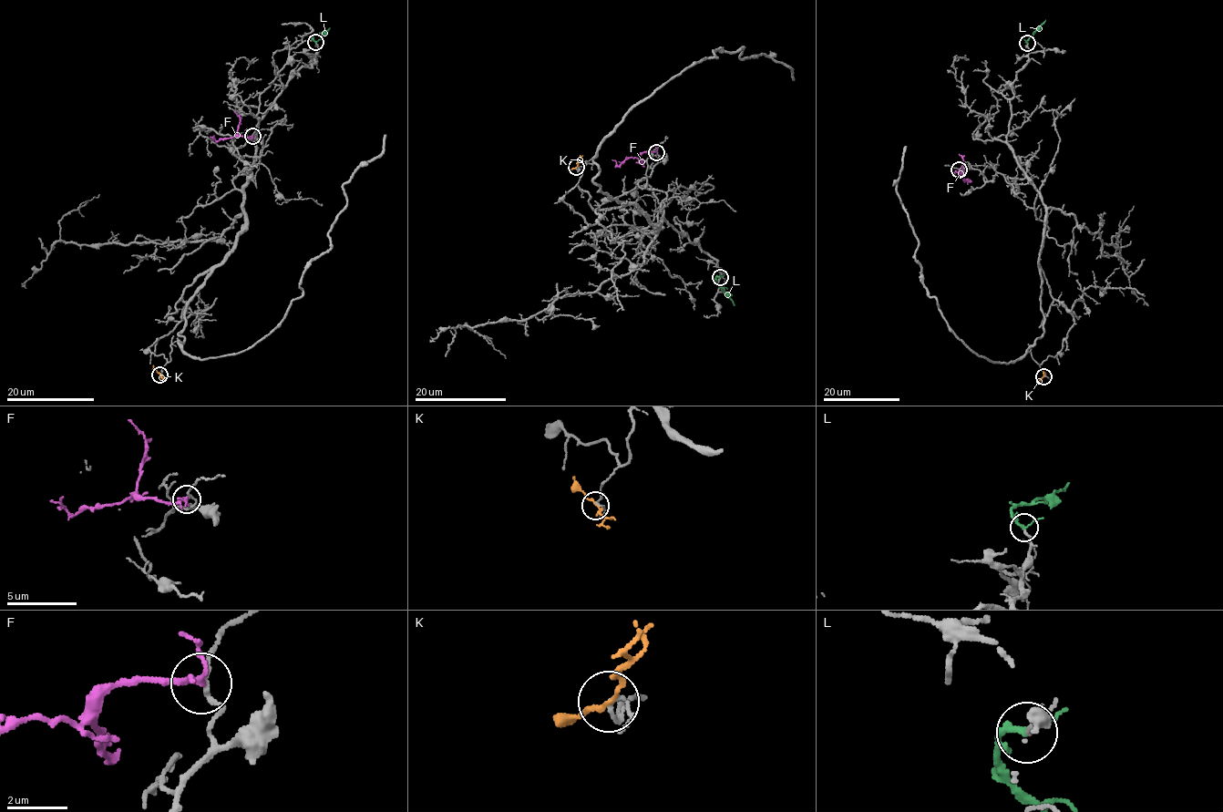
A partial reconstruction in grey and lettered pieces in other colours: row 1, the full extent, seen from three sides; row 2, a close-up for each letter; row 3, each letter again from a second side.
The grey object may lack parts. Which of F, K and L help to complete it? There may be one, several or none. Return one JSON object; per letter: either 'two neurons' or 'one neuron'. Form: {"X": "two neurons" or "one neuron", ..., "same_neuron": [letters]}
{"F": "two neurons", "K": "two neurons", "L": "one neuron", "same_neuron": ["L"]}

